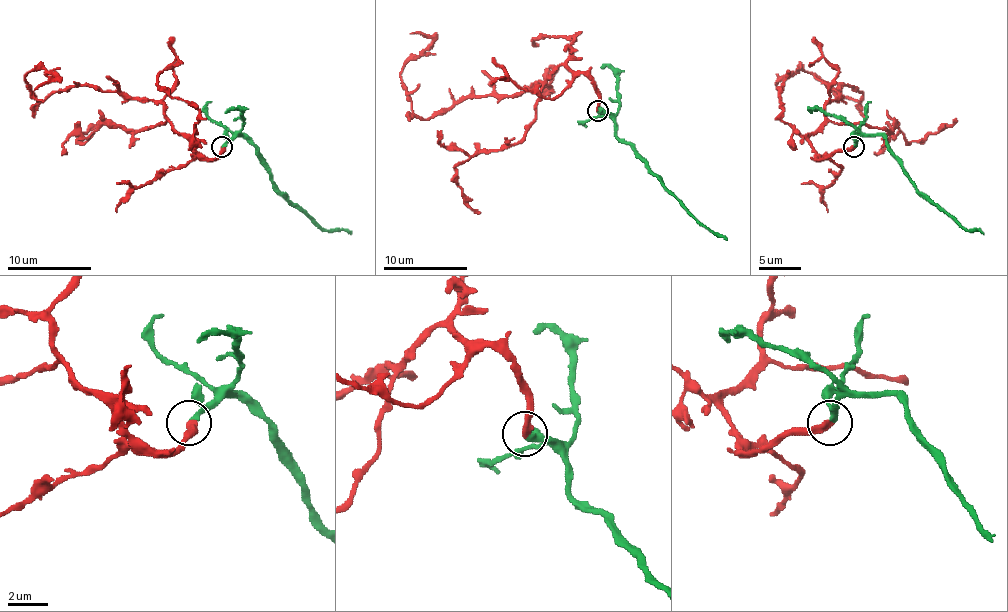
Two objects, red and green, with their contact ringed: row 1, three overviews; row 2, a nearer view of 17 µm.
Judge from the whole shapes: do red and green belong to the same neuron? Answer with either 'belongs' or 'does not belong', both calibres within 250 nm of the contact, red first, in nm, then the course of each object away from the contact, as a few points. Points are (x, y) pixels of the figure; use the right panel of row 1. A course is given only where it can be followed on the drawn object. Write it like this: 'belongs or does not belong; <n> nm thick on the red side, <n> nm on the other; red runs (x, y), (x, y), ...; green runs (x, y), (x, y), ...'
belongs; 360 nm thick on the red side, 180 nm on the other; red runs (853, 147), (819, 160), (809, 137), (843, 86), (860, 90), (857, 101), (832, 92), (798, 69), (777, 90); green runs (855, 147), (860, 134), (881, 134), (910, 183), (921, 193), (944, 208), (965, 229), (980, 229), (984, 233)

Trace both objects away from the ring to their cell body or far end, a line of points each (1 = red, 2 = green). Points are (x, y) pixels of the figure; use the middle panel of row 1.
1: (597, 110), (599, 89), (559, 65), (523, 91), (458, 99), (420, 118), (401, 70), (432, 40), (409, 34)
2: (597, 112), (609, 116), (618, 137), (630, 146), (700, 221), (727, 240)

